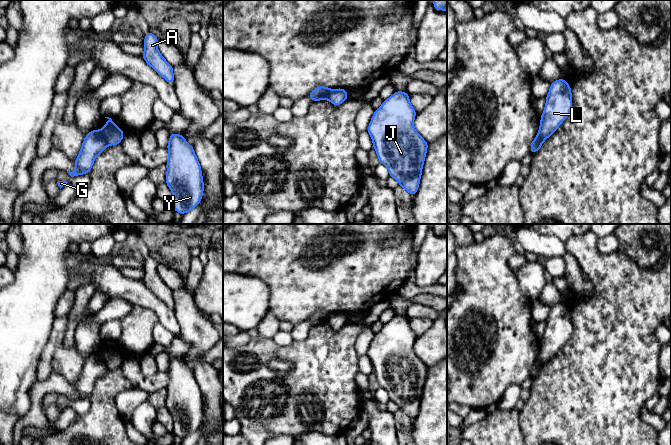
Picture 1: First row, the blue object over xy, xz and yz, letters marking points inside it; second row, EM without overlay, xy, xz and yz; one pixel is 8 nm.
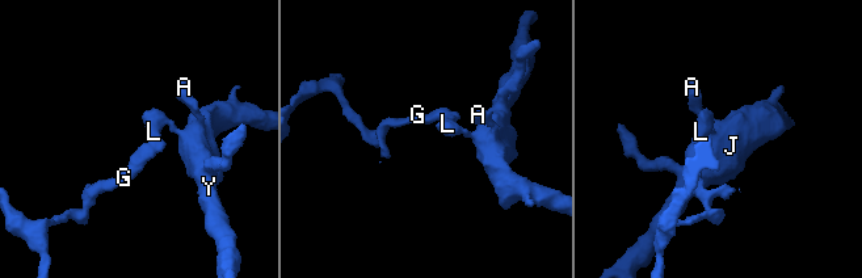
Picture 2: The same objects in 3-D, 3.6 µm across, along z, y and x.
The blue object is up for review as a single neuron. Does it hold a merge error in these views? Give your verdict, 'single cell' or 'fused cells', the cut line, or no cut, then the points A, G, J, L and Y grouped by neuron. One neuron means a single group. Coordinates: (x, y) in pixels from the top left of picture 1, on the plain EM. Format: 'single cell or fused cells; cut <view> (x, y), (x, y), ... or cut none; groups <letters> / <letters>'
fused cells; cut xy (100, 354), (108, 368); groups A J L Y / G

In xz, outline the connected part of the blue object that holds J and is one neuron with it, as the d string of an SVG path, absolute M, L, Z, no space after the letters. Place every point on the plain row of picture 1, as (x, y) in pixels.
M396 315L374 336L367 356L373 364L381 388L389 394L390 401L399 406L413 421L419 412L423 387L426 381L428 366L417 357L413 350L417 336L412 332L407 316Z

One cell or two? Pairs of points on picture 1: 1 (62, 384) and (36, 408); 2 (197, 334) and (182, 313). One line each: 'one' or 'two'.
1: one
2: one

